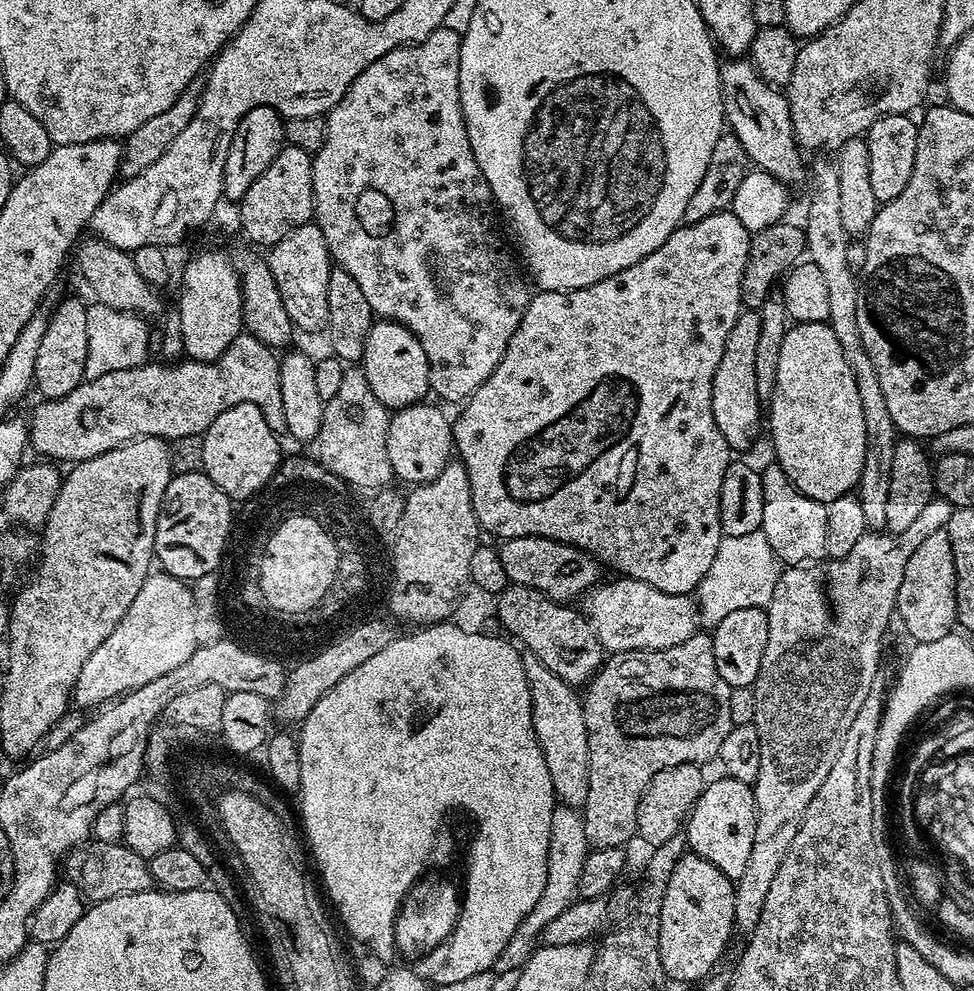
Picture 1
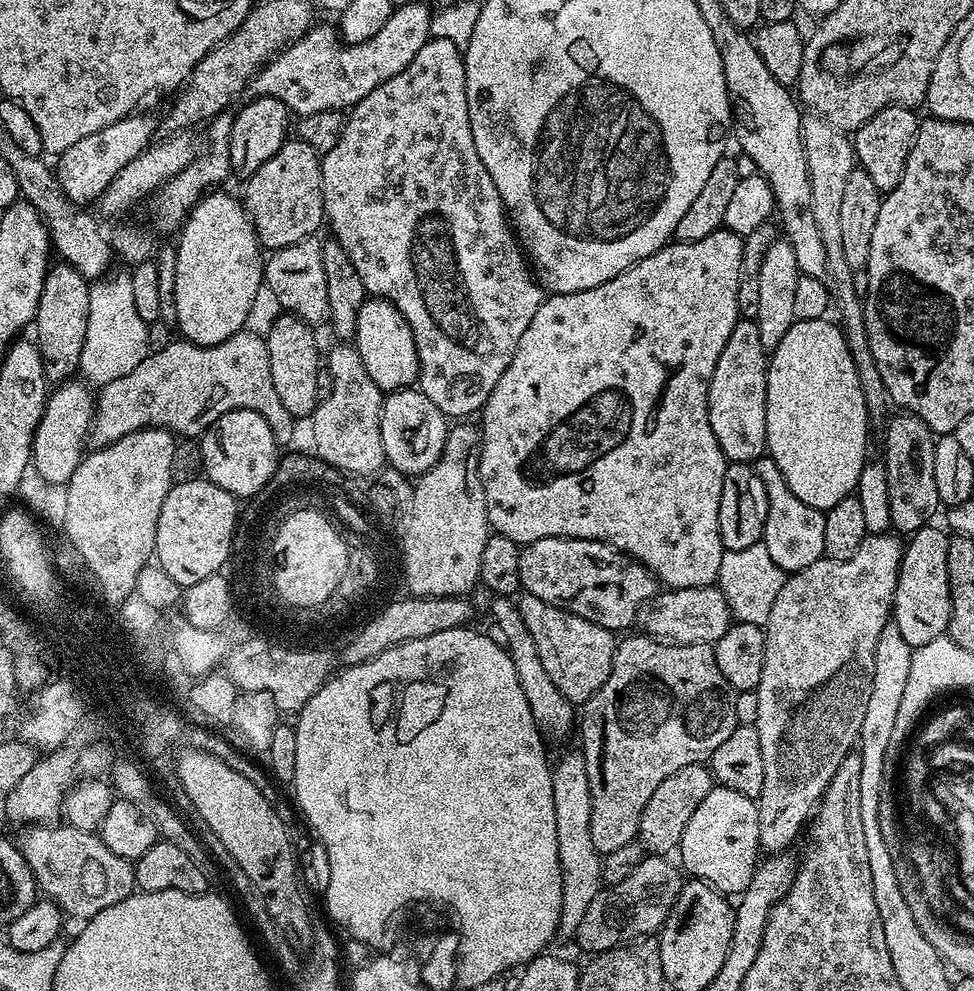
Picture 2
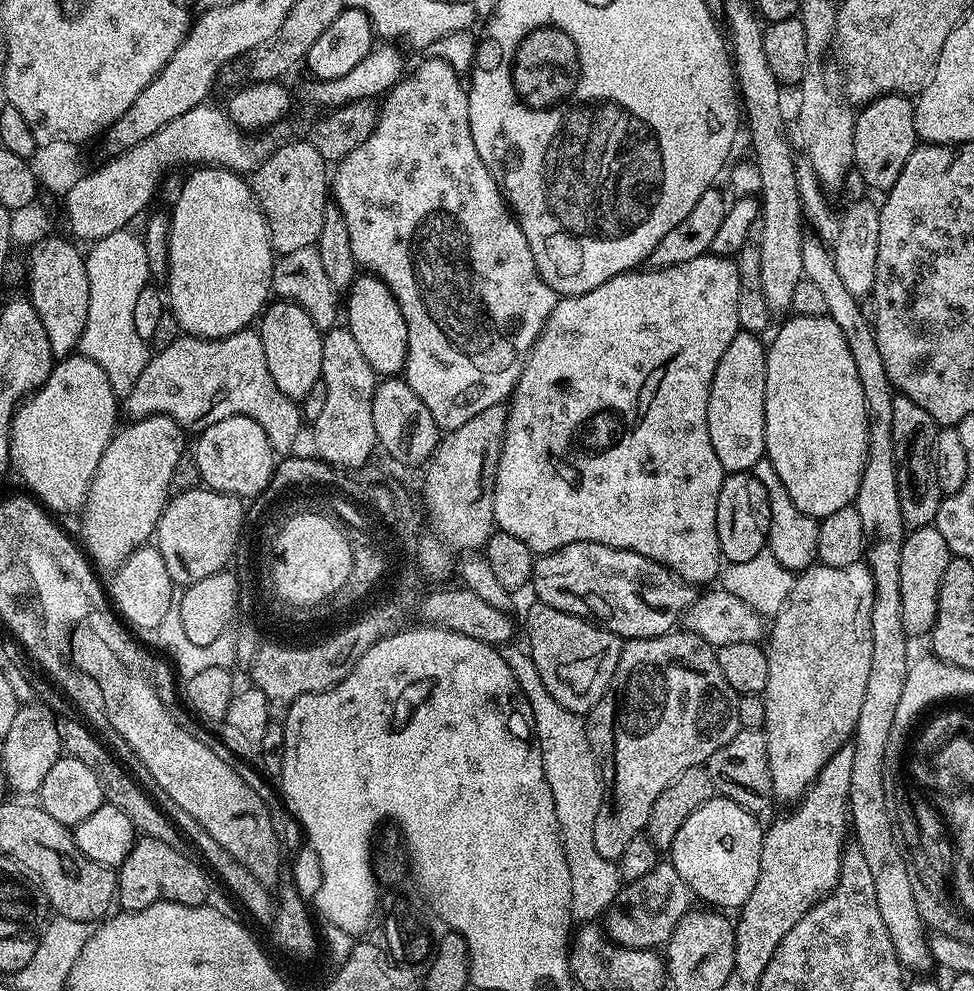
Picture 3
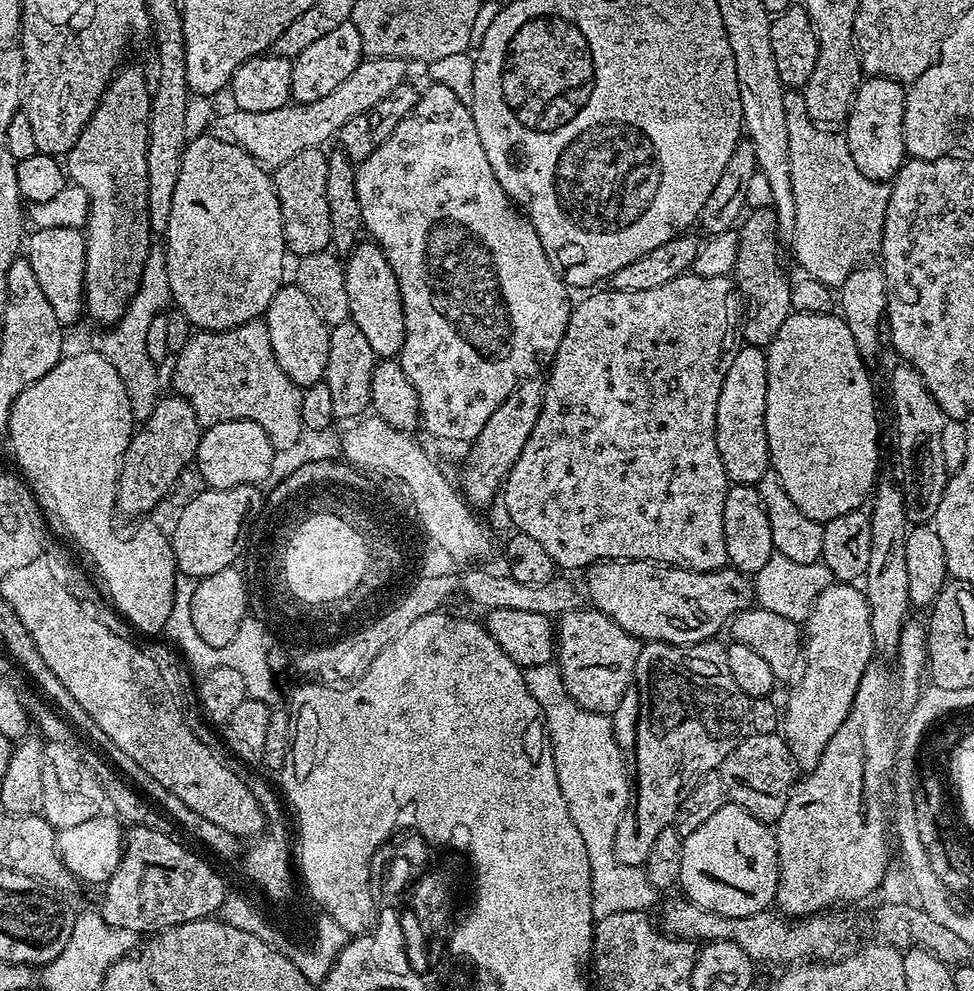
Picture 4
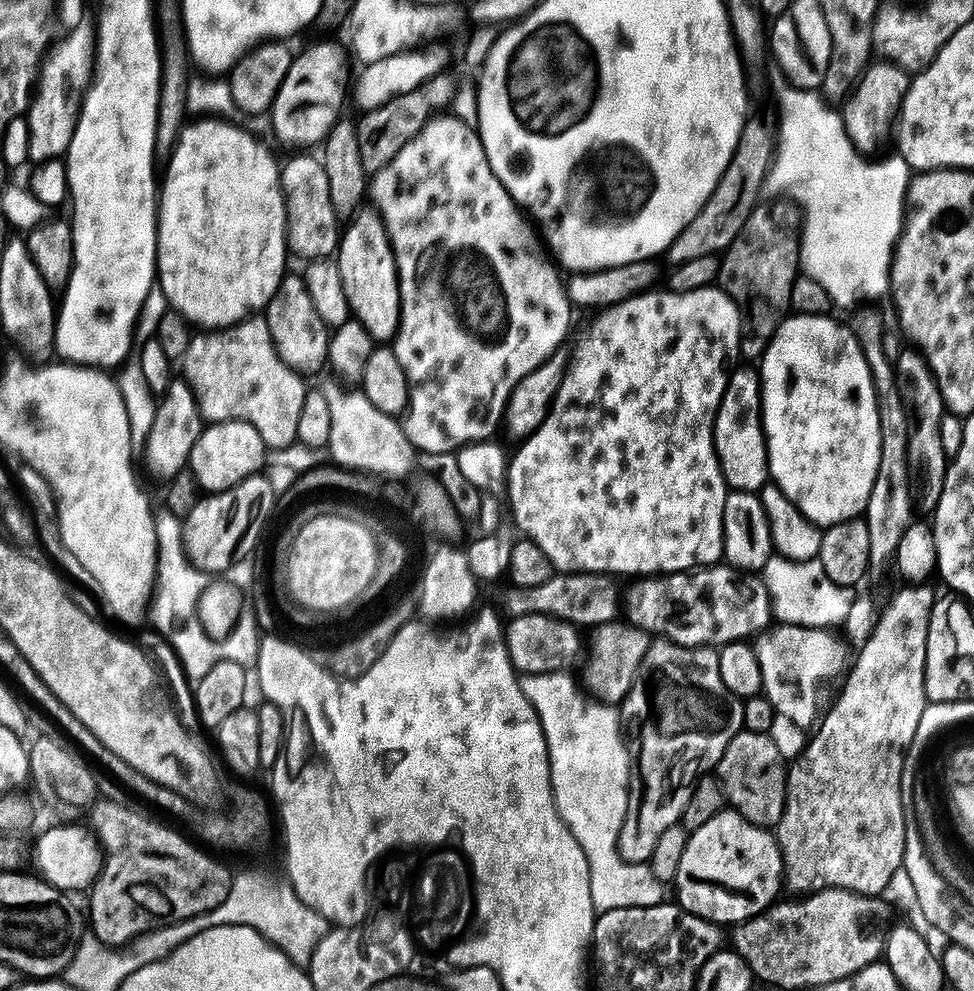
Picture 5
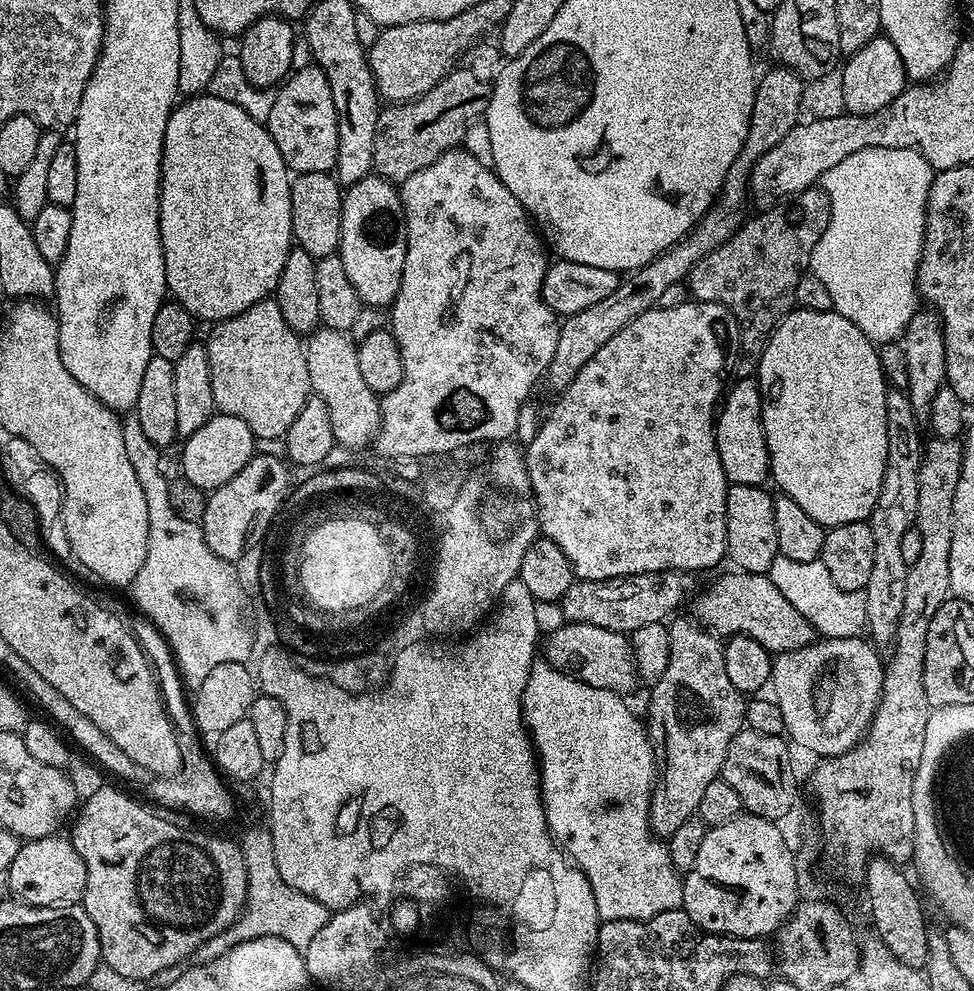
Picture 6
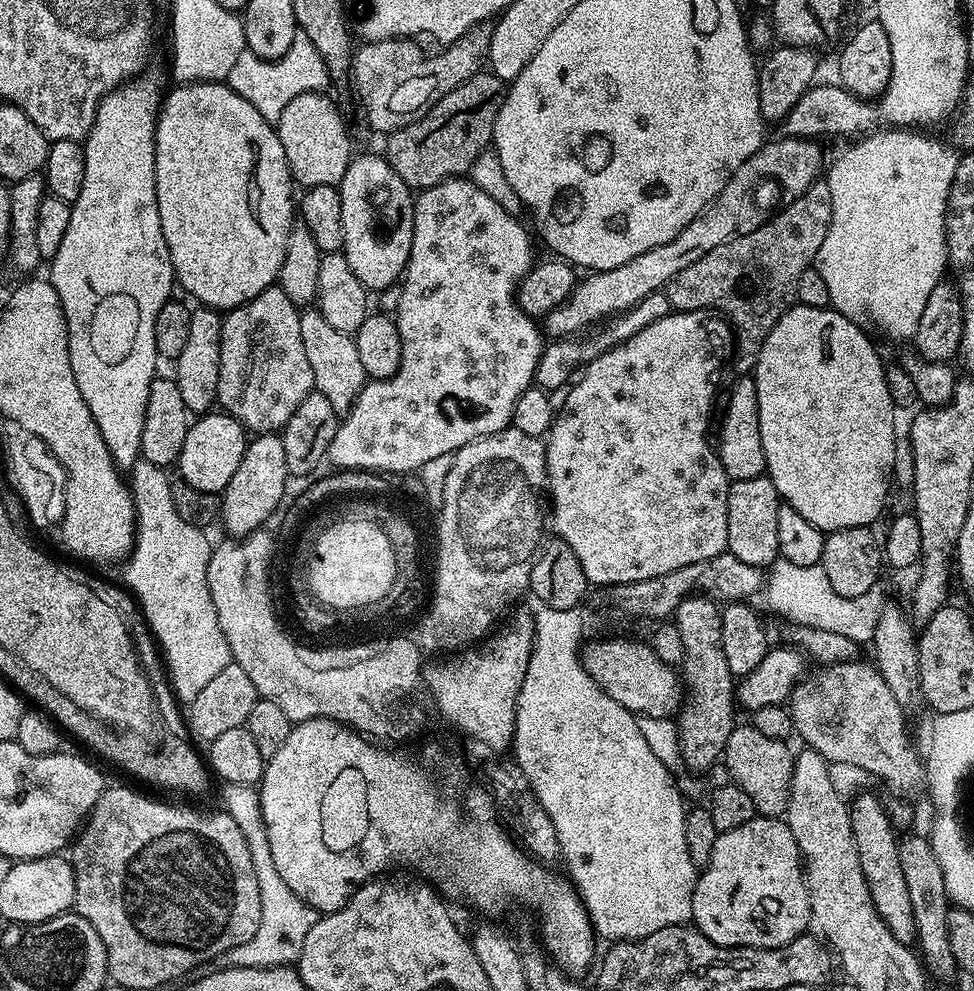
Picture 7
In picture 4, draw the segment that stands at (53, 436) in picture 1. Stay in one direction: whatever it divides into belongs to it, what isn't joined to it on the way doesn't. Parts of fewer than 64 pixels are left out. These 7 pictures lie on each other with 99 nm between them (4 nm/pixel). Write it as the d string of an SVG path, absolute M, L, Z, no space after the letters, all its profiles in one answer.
M263 319L251 320L226 332L197 331L189 336L186 346L175 353L174 360L175 395L190 405L196 412L196 421L202 426L227 420L258 422L277 453L290 451L299 442L300 435L305 435L300 392L278 366Z

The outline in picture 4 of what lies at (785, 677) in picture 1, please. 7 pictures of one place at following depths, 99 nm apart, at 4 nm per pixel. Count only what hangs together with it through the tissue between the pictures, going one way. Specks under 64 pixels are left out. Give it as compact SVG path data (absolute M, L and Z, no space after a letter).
M852 582L828 584L826 590L818 593L803 621L802 663L795 677L796 685L788 692L788 709L785 707L782 712L784 743L797 769L818 766L826 742L834 738L834 730L838 730L838 726L846 722L846 714L850 714L862 674L873 663L872 656L868 603L863 591Z

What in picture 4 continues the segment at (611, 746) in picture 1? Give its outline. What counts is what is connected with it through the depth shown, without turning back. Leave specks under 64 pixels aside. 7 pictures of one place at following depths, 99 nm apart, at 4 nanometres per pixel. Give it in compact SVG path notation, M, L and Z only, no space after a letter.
M713 638L703 640L697 644L661 644L659 642L648 642L641 647L638 659L634 662L634 670L631 671L631 678L628 680L627 688L619 702L619 706L613 709L612 712L613 729L617 737L623 738L623 736L630 735L632 732L631 729L634 728L634 764L636 766L636 776L634 772L634 808L636 804L636 813L632 816L632 833L629 836L622 837L621 840L616 838L611 842L612 852L616 855L618 862L637 866L643 865L645 855L650 846L653 845L654 838L658 834L662 834L662 830L673 823L672 819L675 818L676 811L678 813L681 811L682 793L685 790L691 789L693 783L699 780L701 776L705 776L707 772L716 772L722 761L726 758L726 754L730 754L730 750L734 750L734 746L741 739L742 729L745 727L746 717L748 715L749 697L744 696L742 690L738 690L733 676L730 675L730 666L726 666L725 645L723 643L720 645L718 641L719 639Z

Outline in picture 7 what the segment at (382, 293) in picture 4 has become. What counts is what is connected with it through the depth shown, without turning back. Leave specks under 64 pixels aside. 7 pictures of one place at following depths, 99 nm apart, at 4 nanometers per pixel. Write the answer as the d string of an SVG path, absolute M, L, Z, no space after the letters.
M357 155L348 163L346 177L346 243L342 249L346 262L350 262L350 270L369 290L381 290L395 285L404 275L408 267L410 250L412 249L412 231L414 230L413 189L398 178L398 174L388 164L383 155Z

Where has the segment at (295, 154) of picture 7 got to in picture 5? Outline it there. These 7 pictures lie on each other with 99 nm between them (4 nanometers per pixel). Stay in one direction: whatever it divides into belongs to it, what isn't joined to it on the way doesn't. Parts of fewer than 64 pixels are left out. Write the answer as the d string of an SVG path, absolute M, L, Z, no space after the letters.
M324 40L321 44L312 44L309 46L305 52L297 51L292 57L290 62L290 70L286 70L286 78L282 78L282 86L278 90L278 94L274 98L272 107L270 109L270 117L272 116L272 128L276 131L276 136L278 139L282 140L286 144L316 144L319 145L321 142L327 140L329 133L333 128L336 127L338 123L338 117L336 117L335 108L339 106L340 103L344 100L344 91L349 91L350 88L350 78L348 82L348 58L350 60L349 53L346 51L345 45L344 48L340 44L331 44L330 41Z

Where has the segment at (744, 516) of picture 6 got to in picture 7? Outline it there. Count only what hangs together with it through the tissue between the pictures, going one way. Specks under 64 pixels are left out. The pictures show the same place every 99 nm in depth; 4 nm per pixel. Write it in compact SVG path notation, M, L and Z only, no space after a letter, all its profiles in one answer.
M766 474L755 476L754 478L742 478L731 481L728 485L728 521L726 530L728 531L727 551L734 554L741 562L746 562L750 566L764 570L778 559L778 510L782 501L774 482Z

